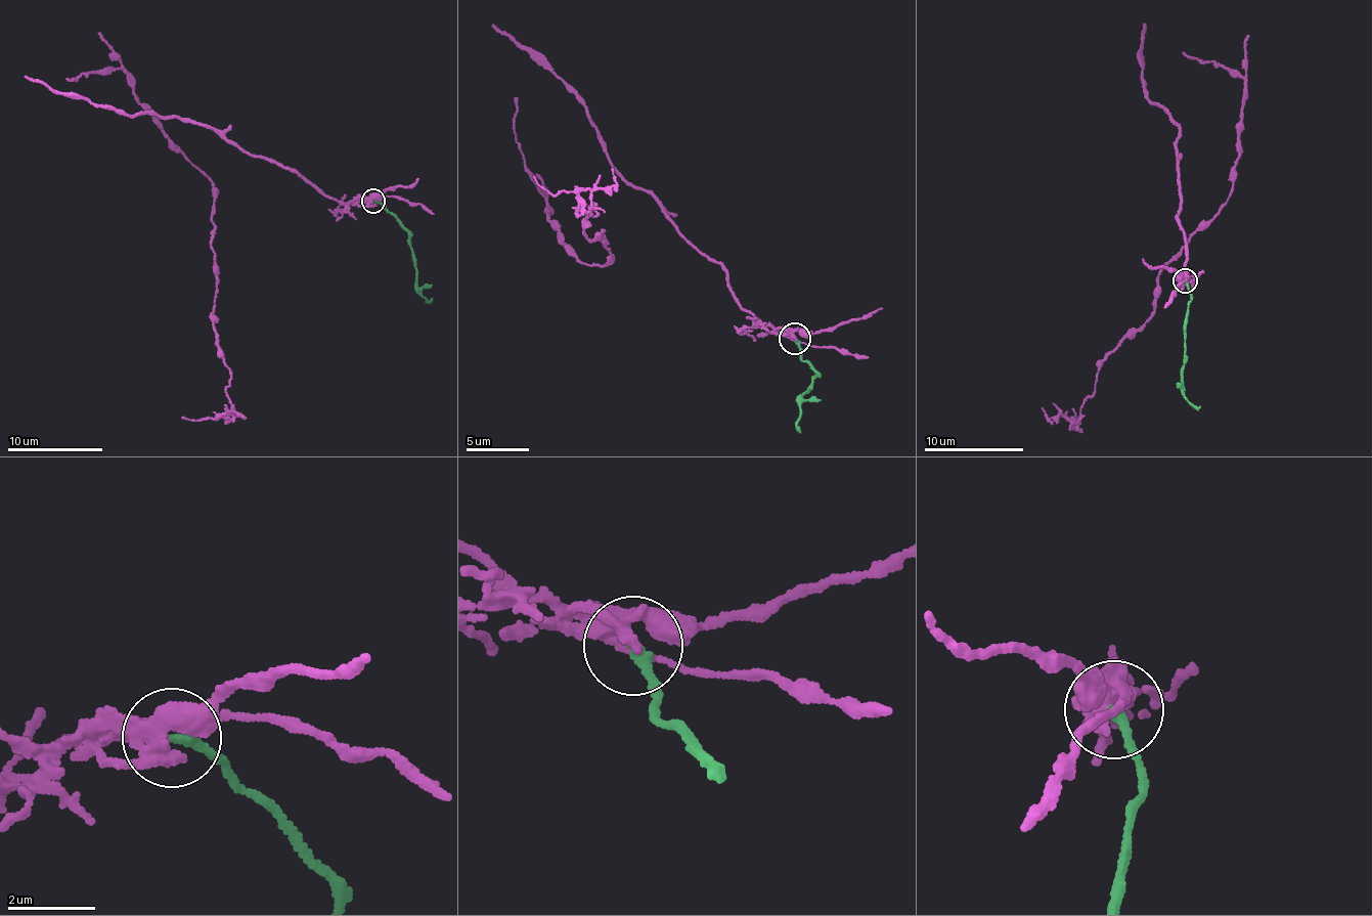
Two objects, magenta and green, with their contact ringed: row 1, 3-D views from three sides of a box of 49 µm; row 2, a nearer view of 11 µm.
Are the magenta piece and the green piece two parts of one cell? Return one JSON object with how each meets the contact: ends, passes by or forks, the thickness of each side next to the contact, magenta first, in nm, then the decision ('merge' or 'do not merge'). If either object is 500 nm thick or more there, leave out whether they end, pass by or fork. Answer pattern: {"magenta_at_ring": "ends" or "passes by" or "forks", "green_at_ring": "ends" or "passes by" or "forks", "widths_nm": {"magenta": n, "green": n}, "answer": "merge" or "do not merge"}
{"magenta_at_ring": "forks", "green_at_ring": "ends", "widths_nm": {"magenta": 300, "green": 220}, "answer": "do not merge"}

